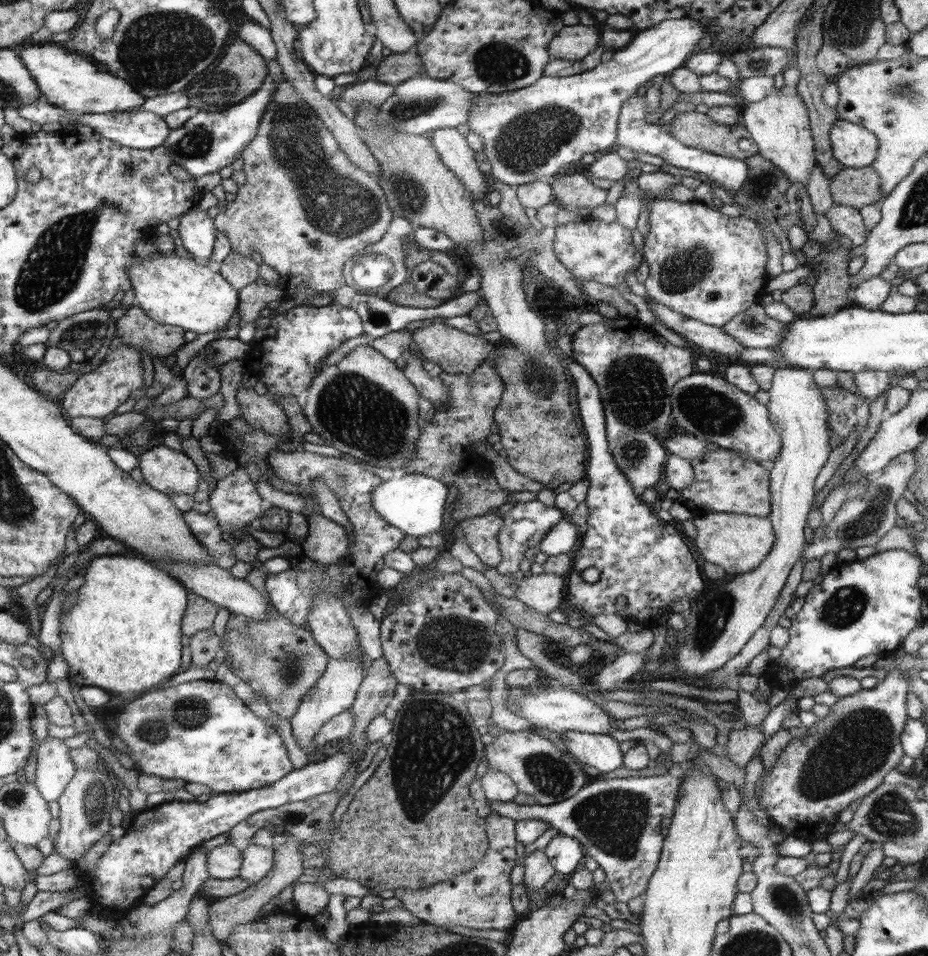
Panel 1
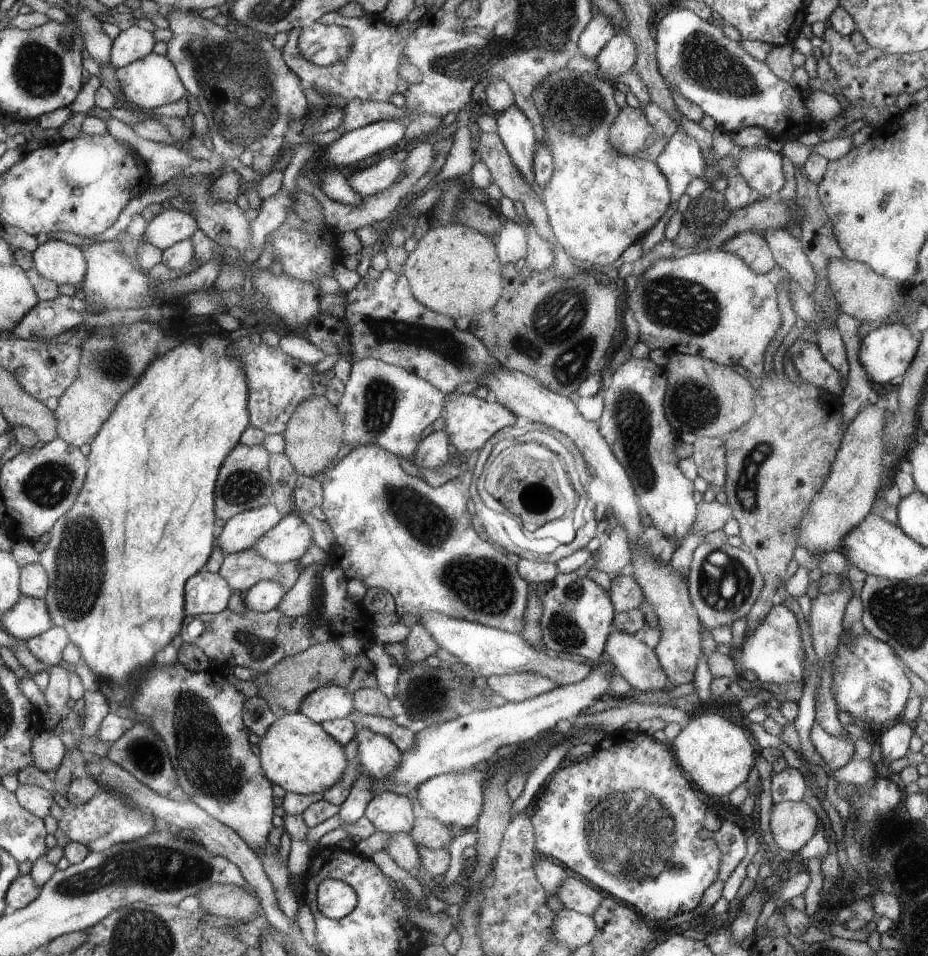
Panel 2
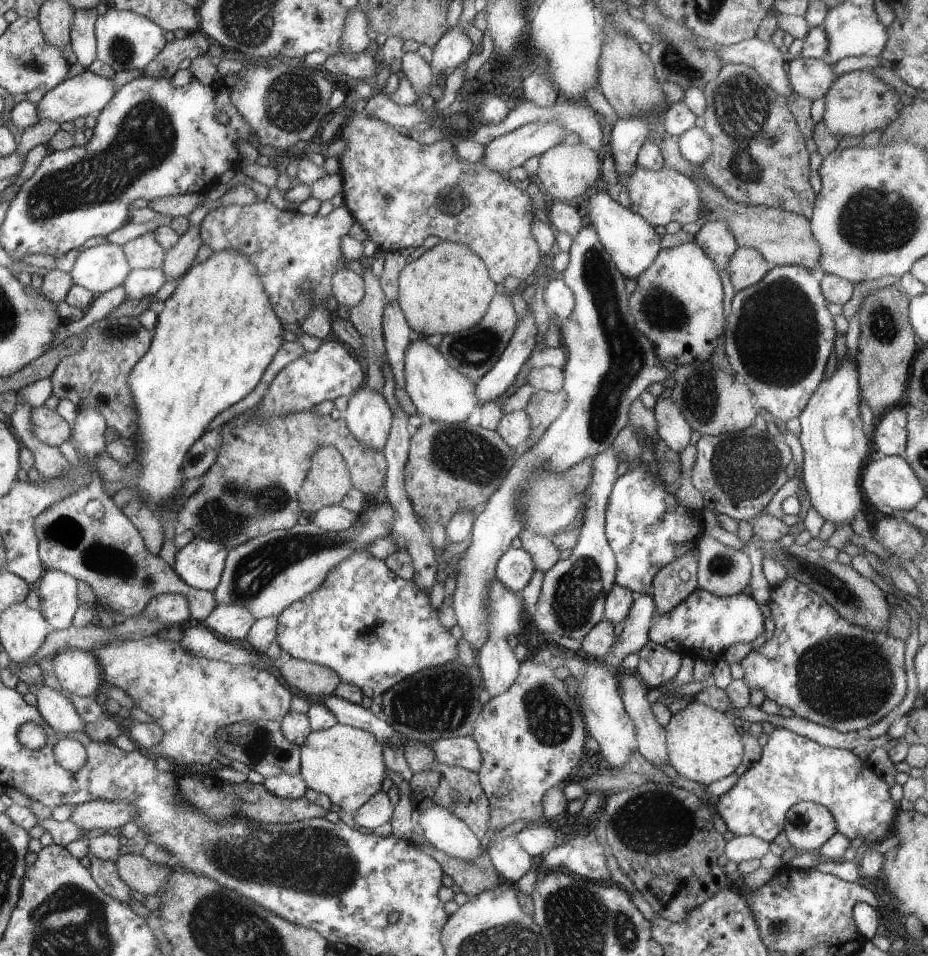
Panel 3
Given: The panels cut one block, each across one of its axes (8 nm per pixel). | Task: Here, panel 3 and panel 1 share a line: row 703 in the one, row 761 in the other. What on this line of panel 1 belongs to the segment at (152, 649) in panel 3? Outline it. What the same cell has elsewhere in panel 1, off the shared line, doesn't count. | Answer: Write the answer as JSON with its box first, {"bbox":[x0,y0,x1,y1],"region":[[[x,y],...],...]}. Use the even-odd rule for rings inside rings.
{"bbox":[113,679,294,794],"region":[[[201,679],[184,682],[165,690],[155,689],[125,700],[123,704],[124,710],[116,718],[113,738],[118,745],[125,744],[130,750],[131,759],[140,774],[206,784],[215,794],[264,788],[294,770],[282,738],[266,720],[258,717],[236,696],[232,686],[220,680]]]}

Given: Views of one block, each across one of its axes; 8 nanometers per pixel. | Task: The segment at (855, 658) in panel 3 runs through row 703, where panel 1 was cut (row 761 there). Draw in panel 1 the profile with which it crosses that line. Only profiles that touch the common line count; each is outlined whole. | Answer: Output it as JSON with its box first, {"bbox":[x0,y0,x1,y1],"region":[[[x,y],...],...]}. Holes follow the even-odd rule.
{"bbox":[761,672,908,842],"region":[[[904,672],[899,676],[887,674],[876,685],[862,688],[847,697],[839,697],[827,716],[820,717],[814,725],[808,727],[806,736],[790,740],[762,782],[761,804],[772,825],[786,834],[814,842],[828,834],[832,824],[838,820],[840,810],[846,810],[854,800],[876,790],[904,756],[901,736],[908,721],[906,698],[908,677]]]}

